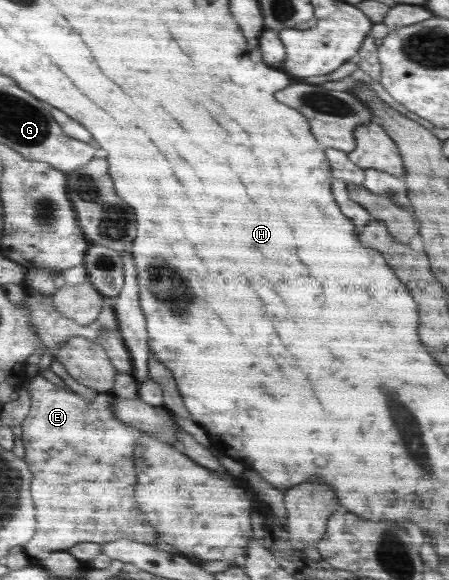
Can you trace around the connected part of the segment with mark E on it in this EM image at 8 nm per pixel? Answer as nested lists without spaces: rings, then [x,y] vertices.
[[[40,376],[32,378],[29,385],[30,410],[18,428],[22,433],[24,459],[36,481],[32,482],[32,495],[36,495],[36,519],[40,519],[40,531],[32,543],[24,547],[28,555],[40,555],[42,551],[68,550],[76,543],[92,541],[106,544],[118,539],[136,539],[136,542],[154,547],[159,540],[155,527],[144,523],[144,515],[134,501],[136,485],[135,451],[138,449],[140,432],[118,420],[112,407],[113,394],[99,392],[88,401],[80,397],[68,385],[60,387]]]

